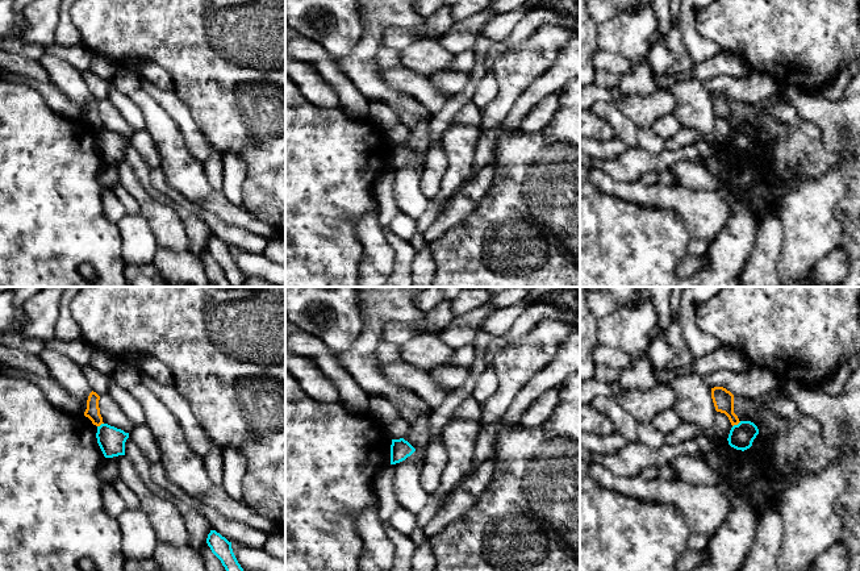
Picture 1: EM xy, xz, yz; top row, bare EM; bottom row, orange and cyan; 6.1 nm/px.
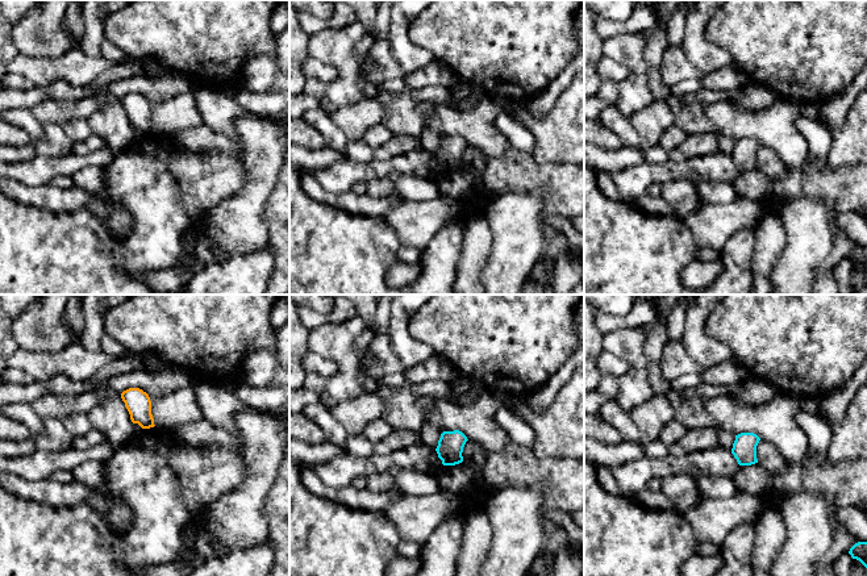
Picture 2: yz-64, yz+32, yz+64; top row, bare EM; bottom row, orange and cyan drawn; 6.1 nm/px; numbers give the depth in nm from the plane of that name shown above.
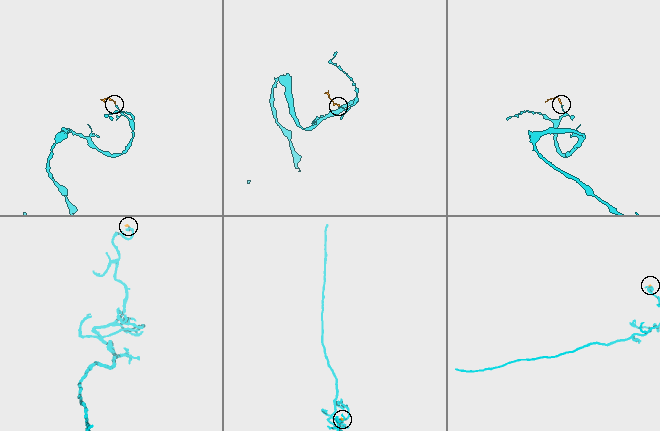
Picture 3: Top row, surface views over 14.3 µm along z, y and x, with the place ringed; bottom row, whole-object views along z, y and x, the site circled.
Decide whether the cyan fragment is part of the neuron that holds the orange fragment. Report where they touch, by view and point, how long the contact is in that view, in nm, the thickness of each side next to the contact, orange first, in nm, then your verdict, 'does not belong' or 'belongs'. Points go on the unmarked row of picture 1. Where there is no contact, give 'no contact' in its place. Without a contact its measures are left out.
yz (737, 129) | 70 nm | 130/150 nm | does not belong

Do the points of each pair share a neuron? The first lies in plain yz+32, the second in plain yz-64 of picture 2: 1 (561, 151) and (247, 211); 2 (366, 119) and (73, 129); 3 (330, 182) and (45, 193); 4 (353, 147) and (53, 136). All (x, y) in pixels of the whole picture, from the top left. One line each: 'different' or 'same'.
1: different
2: different
3: different
4: same

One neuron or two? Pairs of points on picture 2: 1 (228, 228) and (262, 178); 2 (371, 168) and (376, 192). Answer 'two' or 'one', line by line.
1: one
2: two

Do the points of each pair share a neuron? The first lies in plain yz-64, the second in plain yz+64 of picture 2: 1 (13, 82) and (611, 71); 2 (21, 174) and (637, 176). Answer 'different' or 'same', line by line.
1: different
2: same

